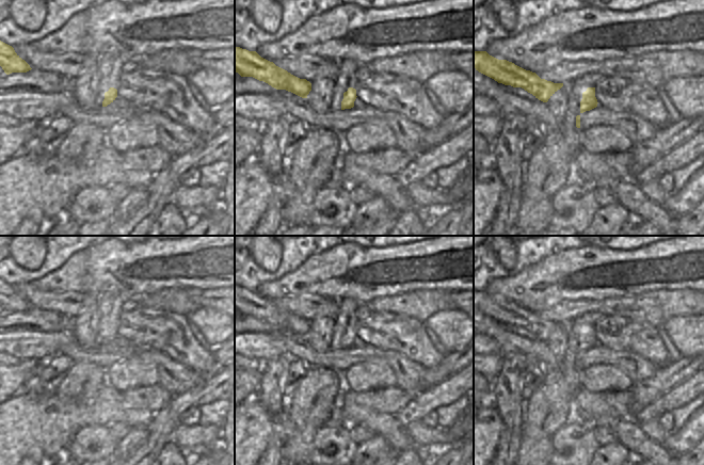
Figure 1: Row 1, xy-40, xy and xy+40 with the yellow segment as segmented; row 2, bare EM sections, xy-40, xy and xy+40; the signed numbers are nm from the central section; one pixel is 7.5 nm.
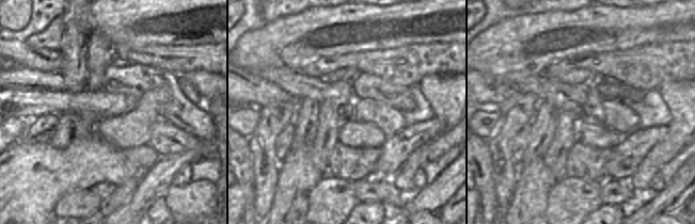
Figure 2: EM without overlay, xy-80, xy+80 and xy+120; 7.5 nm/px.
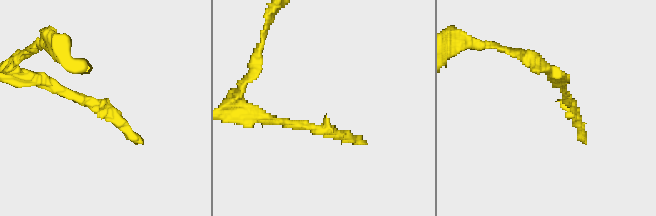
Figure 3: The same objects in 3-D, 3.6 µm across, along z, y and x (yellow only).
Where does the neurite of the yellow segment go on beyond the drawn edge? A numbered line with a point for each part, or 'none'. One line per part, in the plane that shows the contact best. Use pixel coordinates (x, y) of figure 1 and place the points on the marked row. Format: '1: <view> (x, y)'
none.

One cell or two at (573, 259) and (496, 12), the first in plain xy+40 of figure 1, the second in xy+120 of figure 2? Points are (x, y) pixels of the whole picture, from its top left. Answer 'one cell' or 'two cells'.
two cells

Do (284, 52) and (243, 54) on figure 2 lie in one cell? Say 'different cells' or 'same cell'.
same cell

